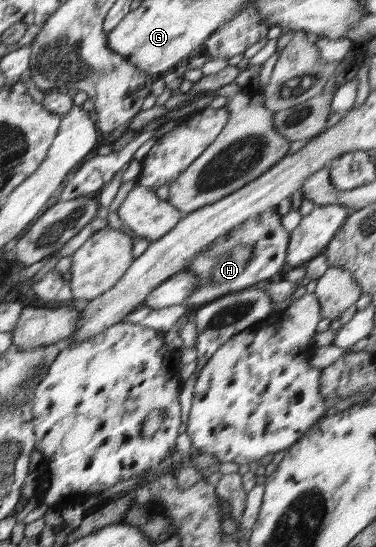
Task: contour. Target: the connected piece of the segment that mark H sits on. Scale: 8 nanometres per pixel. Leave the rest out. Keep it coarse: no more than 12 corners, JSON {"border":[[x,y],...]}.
{"border":[[277,207],[184,268],[191,310],[276,276],[290,238]]}

